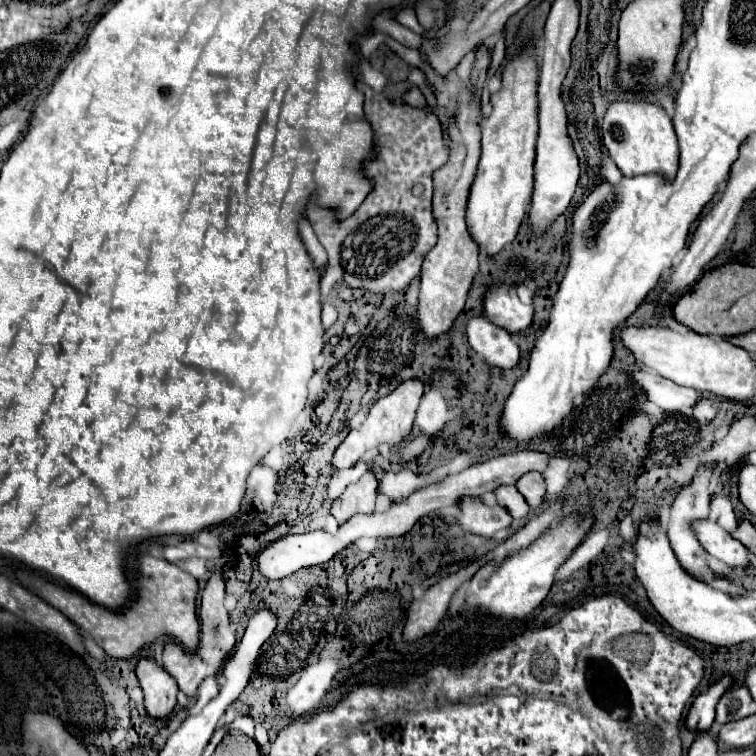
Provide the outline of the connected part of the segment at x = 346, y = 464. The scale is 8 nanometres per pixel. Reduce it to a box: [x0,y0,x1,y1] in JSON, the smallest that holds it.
[332,378,424,472]

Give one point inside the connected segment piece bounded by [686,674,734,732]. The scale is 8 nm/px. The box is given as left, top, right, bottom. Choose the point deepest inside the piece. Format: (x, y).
(701, 715)

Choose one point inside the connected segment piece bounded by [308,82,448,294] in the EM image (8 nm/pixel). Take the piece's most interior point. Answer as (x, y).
(381, 246)

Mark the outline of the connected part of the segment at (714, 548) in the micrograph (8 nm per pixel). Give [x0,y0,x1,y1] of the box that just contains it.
[694,518,750,568]

